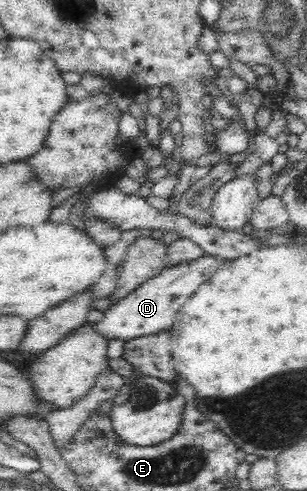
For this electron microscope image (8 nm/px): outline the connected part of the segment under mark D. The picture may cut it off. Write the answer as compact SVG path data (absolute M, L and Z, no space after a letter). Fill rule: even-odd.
M205 254L193 261L181 262L176 266L166 266L160 274L138 286L122 300L118 300L104 312L104 318L97 324L90 324L93 330L100 332L108 341L130 341L134 338L155 336L171 330L181 306L186 299L198 290L198 286L210 278L219 265L224 262L220 258Z

